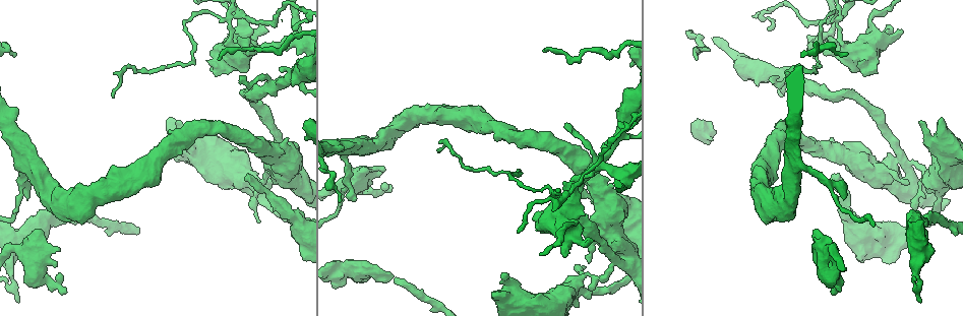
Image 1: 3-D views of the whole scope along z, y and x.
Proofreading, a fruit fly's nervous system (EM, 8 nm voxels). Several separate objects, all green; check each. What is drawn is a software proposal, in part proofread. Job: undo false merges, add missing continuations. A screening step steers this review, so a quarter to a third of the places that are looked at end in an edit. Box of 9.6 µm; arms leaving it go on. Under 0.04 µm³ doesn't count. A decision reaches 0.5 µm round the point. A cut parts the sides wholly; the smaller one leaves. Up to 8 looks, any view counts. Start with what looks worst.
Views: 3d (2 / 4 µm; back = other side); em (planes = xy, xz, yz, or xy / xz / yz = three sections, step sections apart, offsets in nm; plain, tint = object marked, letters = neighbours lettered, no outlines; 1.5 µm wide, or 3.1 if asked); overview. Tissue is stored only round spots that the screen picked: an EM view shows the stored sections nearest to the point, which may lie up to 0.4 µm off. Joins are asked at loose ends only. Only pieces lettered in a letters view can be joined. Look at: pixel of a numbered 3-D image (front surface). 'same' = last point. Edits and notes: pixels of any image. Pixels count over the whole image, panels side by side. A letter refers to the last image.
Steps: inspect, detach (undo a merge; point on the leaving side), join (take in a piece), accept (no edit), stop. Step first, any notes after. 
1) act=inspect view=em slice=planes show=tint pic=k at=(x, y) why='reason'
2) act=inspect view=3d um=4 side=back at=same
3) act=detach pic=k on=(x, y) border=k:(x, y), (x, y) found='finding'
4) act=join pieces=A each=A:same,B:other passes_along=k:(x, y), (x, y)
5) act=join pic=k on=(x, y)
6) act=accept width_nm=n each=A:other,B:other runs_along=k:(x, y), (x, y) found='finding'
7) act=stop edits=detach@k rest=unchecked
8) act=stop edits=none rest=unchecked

act=inspect view=em slice=yz step=8 show=tint pic=1 at=(557, 193) why='sharp bend'

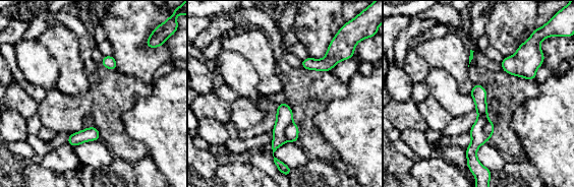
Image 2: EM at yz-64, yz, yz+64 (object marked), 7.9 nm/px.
act=inspect view=em slice=planes show=letters at=same why='cut it another way'

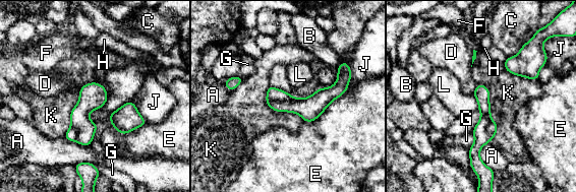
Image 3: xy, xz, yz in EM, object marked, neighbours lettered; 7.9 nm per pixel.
act=detach pic=3 on=(310, 108) width_nm=120 each=A:other,B:other,C:other,D:other,E:other,F:other,G:other,H:other,J:other,K:other,L:other border=3:(267, 98), (273, 101), (292, 99) found='a second neuron is stuck on'

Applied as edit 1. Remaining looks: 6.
act=inspect view=overview why='see it whole again'

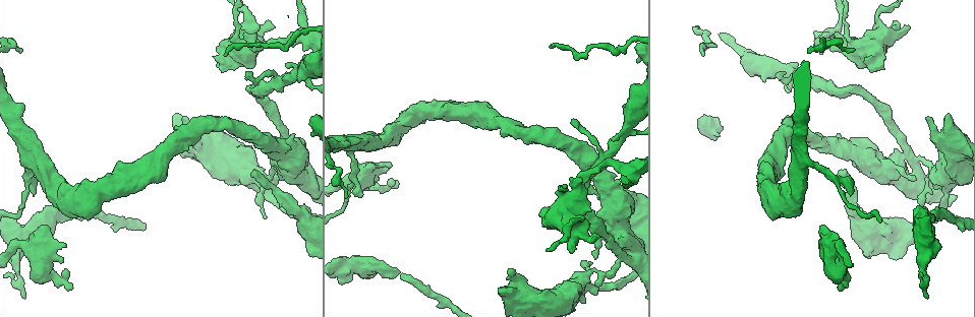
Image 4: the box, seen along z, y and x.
act=inspect view=em slice=xz step=4 show=tint pic=4 at=(44, 225) why='free end'

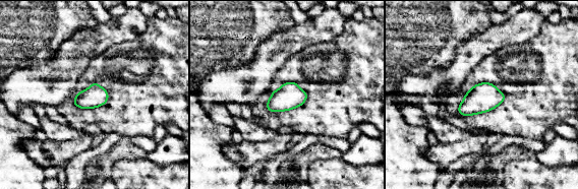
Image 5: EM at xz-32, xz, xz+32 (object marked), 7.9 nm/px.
act=inspect view=em slice=planes show=letters at=same

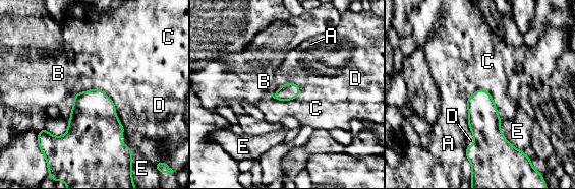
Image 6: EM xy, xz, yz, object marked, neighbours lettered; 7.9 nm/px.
act=accept each=A:other,B:other,C:other,D:other,E:other border=6:(300, 86), (289, 100), (270, 95) found='none of them fits'

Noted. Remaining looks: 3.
act=inspect view=3d um=4 pic=4 at=(592, 263) why='branch stops here'

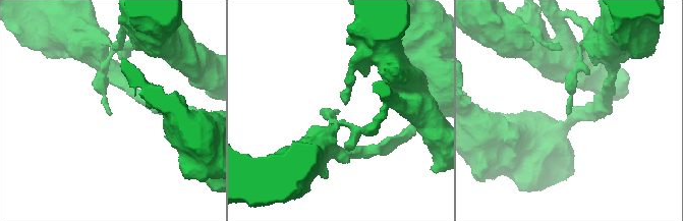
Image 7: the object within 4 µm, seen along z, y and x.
act=inspect view=em slice=planes show=letters pic=7 at=(568, 112)

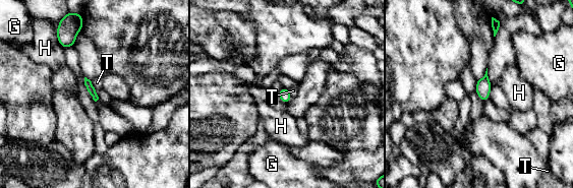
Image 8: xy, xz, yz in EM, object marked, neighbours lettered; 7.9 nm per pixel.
act=accept each=G:other,H:other,T:other found='no lettered piece goes on from it'

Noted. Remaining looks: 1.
act=stop edits=detach@3 rest=unchecked

